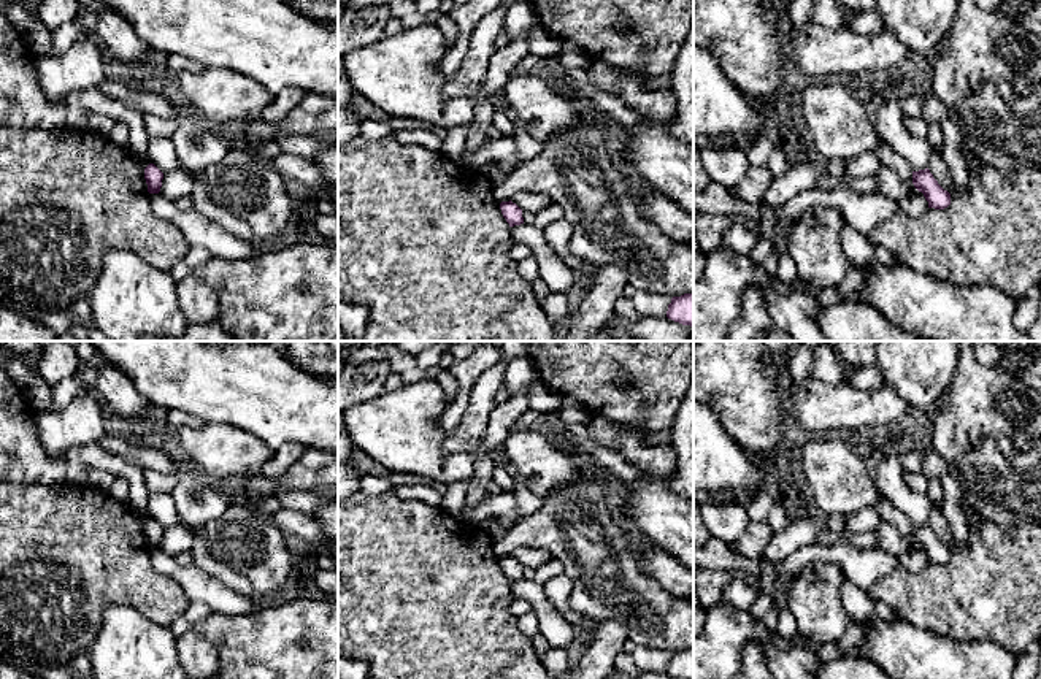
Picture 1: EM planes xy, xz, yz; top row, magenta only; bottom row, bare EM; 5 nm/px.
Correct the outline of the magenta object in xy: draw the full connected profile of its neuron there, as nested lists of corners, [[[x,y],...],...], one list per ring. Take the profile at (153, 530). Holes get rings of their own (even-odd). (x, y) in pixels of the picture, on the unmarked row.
[[[149,519],[144,524],[144,535],[146,535],[149,549],[159,549],[160,547],[163,528],[154,519]]]

